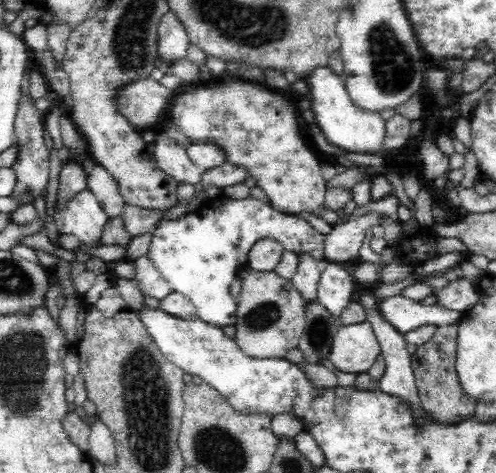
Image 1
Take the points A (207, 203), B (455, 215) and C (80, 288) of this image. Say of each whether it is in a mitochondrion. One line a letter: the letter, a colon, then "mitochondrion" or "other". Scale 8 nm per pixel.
A: other
B: other
C: other

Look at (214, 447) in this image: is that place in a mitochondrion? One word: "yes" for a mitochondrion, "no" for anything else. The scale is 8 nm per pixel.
yes

